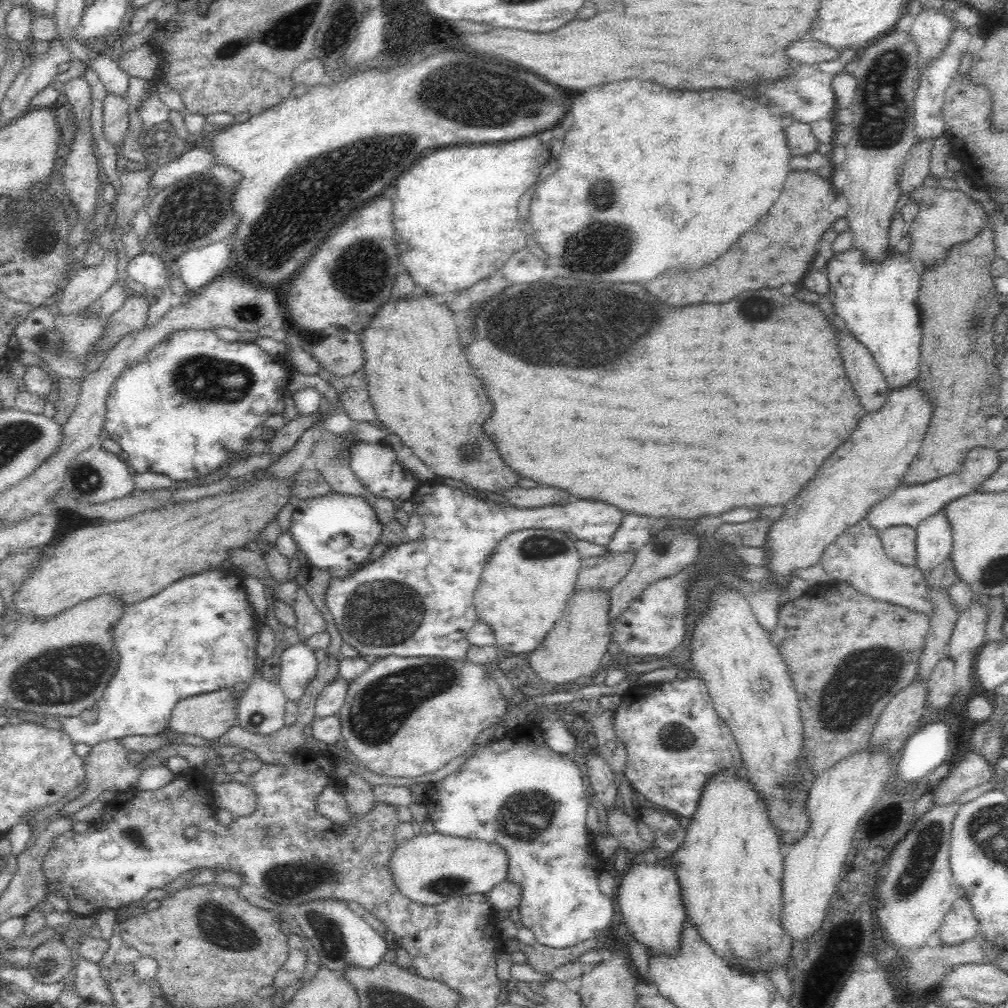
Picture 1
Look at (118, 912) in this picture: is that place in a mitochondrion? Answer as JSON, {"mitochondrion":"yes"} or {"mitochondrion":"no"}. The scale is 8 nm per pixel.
{"mitochondrion":"no"}

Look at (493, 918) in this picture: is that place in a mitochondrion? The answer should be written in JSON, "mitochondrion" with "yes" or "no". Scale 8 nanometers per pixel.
{"mitochondrion":"no"}

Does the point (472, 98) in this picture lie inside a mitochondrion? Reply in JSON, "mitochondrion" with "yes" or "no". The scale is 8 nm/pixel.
{"mitochondrion":"yes"}

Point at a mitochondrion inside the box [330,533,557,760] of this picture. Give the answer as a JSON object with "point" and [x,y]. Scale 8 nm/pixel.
{"point":[385,613]}

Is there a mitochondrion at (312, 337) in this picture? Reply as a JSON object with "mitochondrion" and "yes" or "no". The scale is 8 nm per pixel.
{"mitochondrion":"no"}

